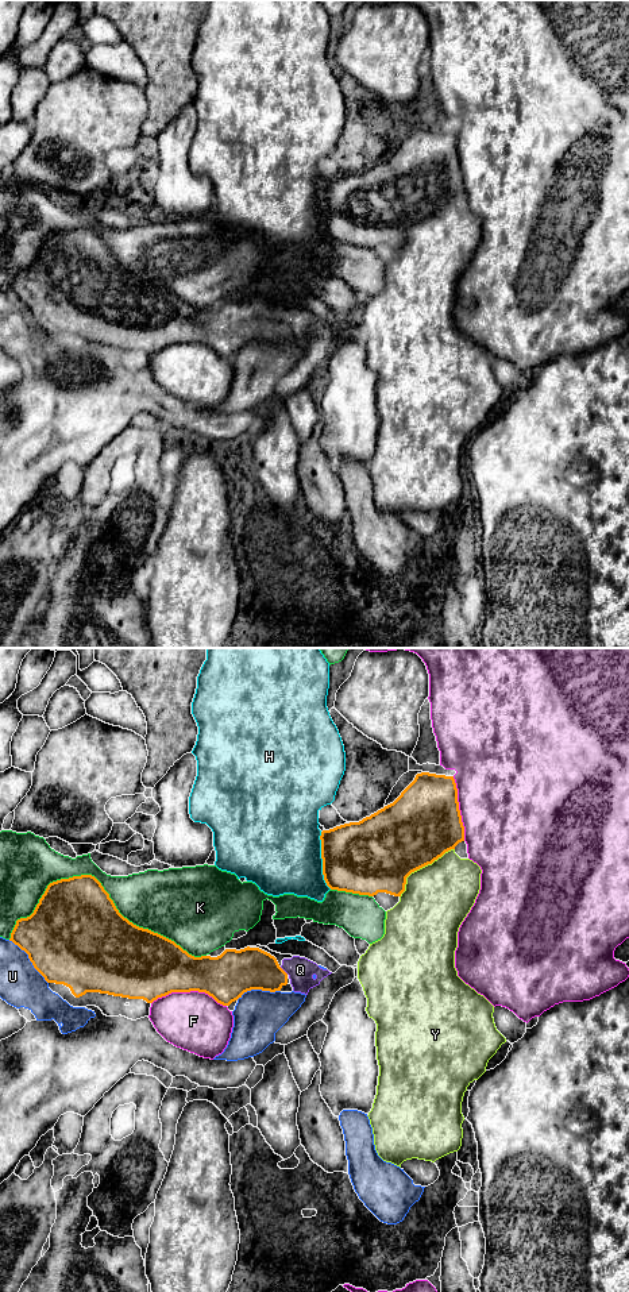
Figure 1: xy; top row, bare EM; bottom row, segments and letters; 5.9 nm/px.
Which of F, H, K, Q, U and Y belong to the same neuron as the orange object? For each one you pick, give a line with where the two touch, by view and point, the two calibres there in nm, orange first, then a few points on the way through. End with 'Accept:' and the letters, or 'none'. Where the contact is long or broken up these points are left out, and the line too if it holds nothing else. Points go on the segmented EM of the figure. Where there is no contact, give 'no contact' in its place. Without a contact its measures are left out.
Q: meets orange in xy at (282, 970); 260 nm thick on the orange side, 160 nm on the other; runs through xy (251, 968), (282, 970), (300, 970)
Accept: Q

